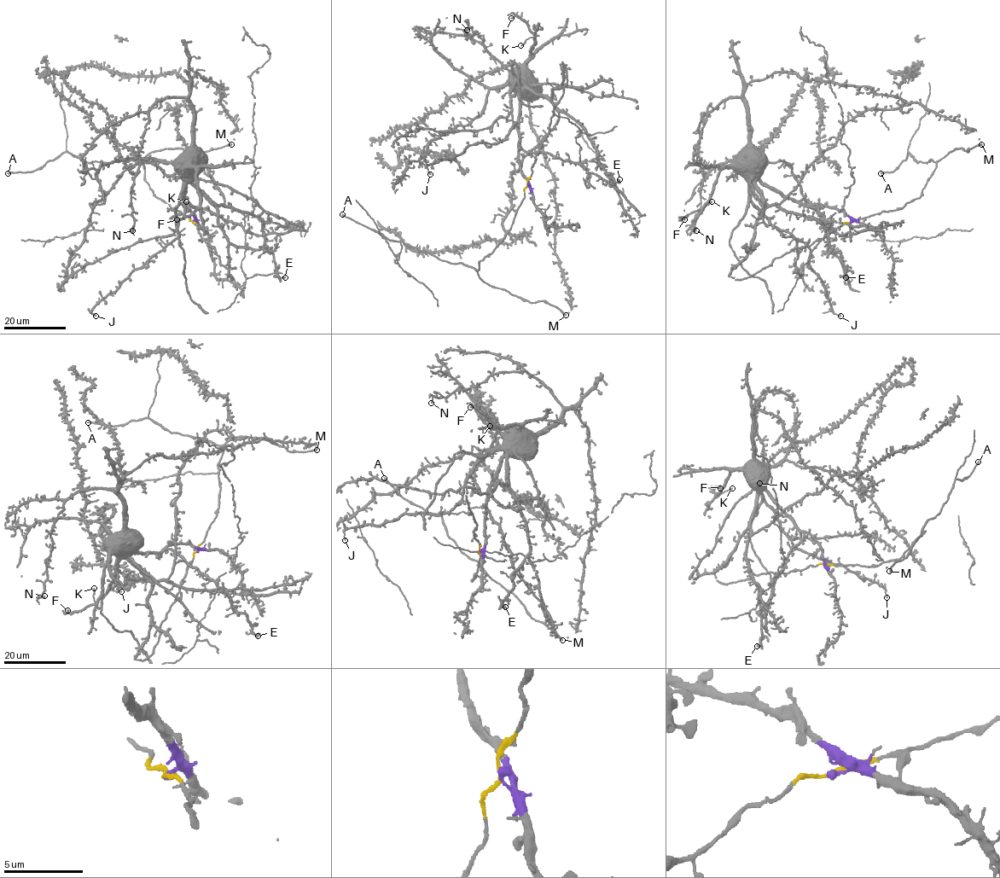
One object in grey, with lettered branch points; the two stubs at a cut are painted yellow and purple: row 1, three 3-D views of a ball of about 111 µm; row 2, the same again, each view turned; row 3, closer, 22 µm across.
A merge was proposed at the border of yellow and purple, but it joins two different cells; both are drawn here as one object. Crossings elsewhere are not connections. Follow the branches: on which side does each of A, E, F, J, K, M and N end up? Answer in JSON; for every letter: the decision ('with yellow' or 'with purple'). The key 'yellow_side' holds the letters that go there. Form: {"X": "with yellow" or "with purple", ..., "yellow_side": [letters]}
{"A": "with yellow", "E": "with purple", "F": "with purple", "J": "with purple", "K": "with purple", "M": "with yellow", "N": "with purple", "yellow_side": ["A", "M"]}

